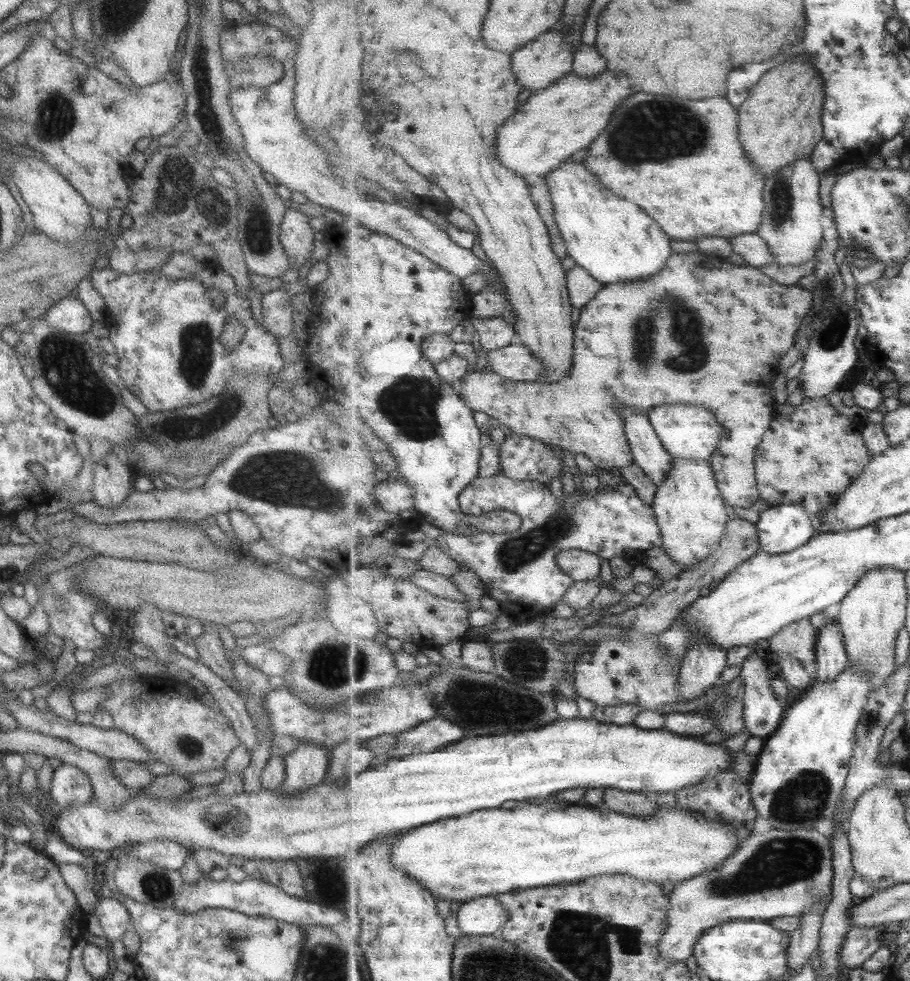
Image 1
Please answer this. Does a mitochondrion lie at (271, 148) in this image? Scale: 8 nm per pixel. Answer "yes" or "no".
no

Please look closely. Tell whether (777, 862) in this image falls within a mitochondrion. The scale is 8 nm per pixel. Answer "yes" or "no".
yes

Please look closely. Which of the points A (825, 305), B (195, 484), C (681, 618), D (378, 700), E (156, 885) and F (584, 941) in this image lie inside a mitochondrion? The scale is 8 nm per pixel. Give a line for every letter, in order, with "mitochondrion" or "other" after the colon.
A: mitochondrion
B: other
C: other
D: mitochondrion
E: mitochondrion
F: mitochondrion

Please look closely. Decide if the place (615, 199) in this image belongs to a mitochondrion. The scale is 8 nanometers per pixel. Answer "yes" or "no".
no

